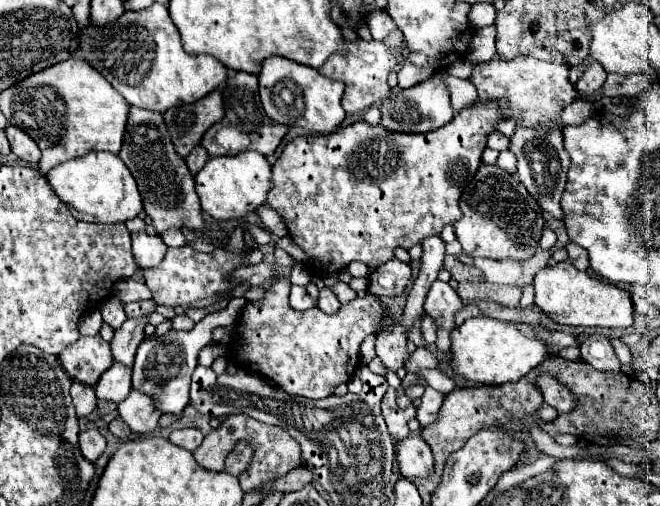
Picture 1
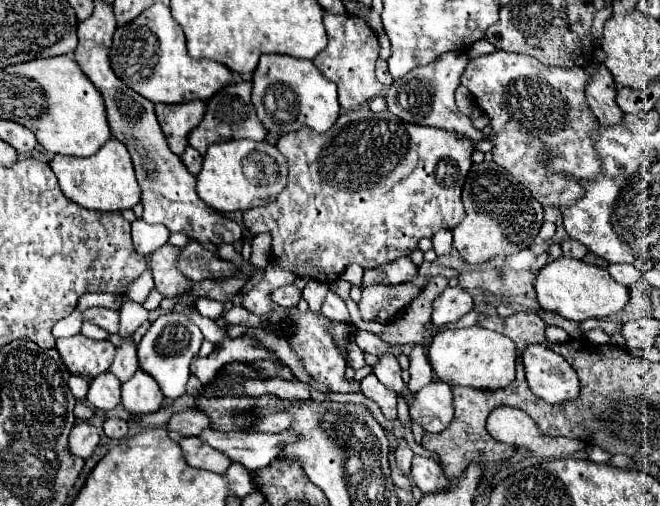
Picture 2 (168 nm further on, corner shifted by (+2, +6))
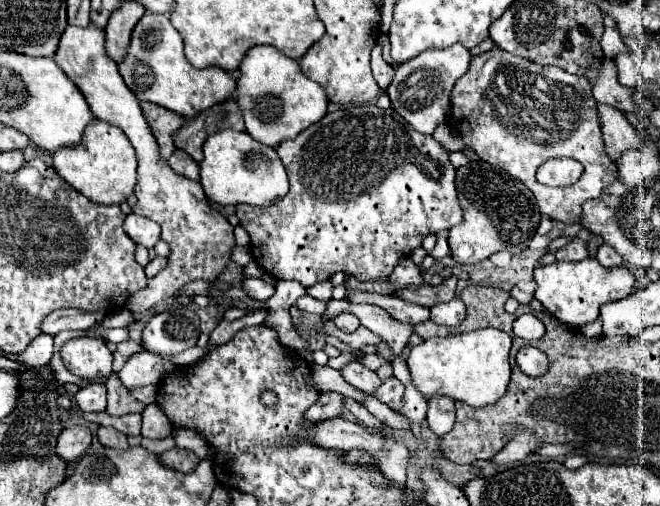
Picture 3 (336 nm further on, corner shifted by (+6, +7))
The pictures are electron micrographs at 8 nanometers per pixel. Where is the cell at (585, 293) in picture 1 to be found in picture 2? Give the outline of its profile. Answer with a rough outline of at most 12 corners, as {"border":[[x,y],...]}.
{"border":[[560,257],[538,303],[570,321],[618,313],[630,289],[604,267]]}

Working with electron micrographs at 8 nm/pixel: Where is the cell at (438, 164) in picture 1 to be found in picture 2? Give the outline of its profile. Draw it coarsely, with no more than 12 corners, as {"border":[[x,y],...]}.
{"border":[[388,109],[278,139],[272,263],[334,283],[454,229],[470,139]]}

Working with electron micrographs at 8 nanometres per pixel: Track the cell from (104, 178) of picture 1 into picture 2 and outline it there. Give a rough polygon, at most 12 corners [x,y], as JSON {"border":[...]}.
{"border":[[126,145],[90,157],[54,155],[64,195],[86,209],[140,201]]}

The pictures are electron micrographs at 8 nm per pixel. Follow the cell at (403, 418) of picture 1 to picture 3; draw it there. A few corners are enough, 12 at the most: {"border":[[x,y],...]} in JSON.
{"border":[[360,362],[344,366],[342,376],[362,392],[376,392],[382,380]]}

